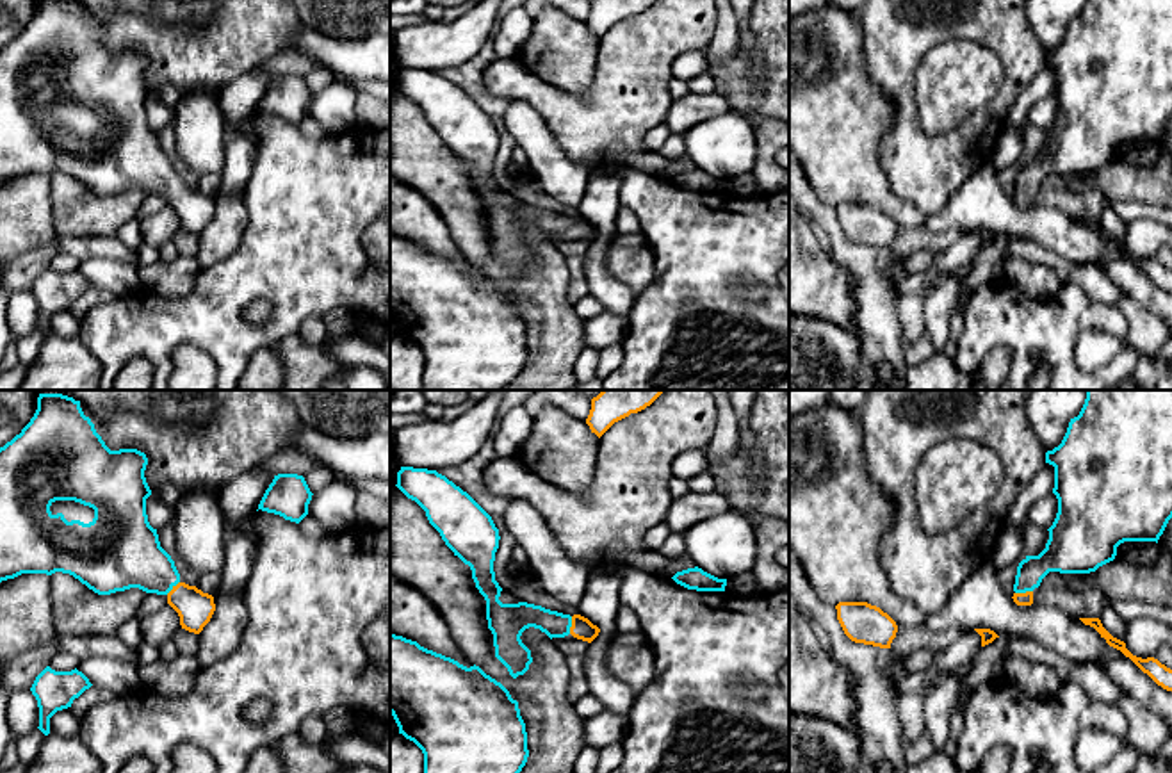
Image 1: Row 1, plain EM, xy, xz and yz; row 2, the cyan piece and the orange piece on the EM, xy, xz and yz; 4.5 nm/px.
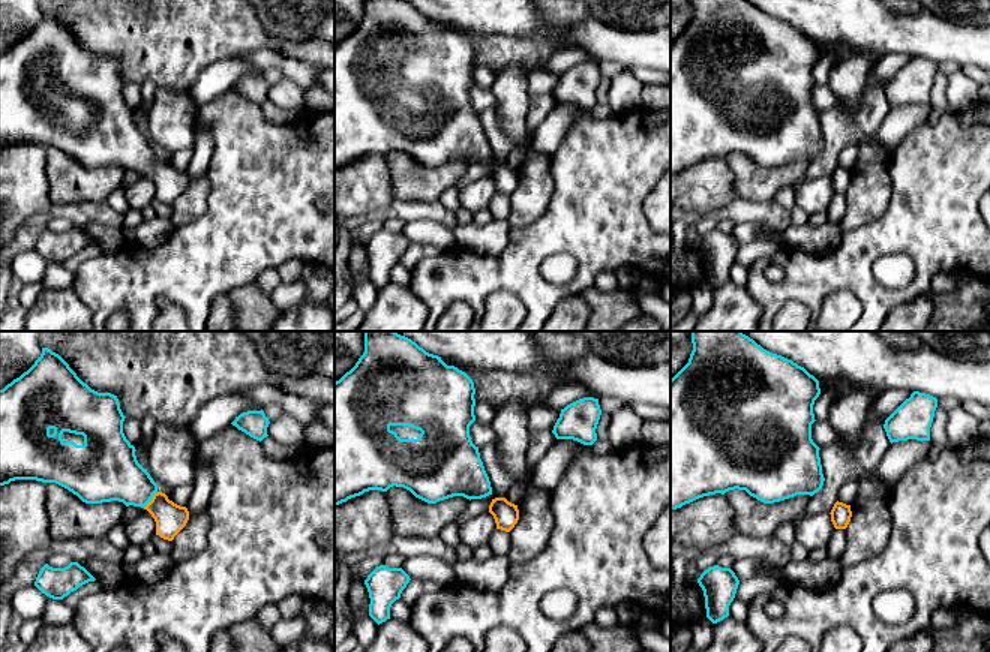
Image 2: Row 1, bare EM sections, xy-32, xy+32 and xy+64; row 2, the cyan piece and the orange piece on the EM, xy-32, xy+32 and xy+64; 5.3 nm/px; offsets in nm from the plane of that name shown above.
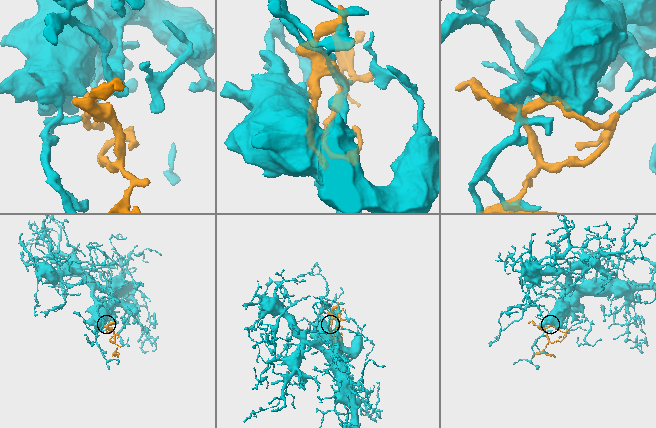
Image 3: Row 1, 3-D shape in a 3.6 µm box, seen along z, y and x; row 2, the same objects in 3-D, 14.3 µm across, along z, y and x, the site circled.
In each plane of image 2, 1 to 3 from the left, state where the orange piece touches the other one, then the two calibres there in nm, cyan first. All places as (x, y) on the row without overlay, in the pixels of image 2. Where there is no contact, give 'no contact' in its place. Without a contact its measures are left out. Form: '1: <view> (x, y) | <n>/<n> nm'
1: xy-32 (150, 164) | 300/160 nm
2: no contact
3: no contact

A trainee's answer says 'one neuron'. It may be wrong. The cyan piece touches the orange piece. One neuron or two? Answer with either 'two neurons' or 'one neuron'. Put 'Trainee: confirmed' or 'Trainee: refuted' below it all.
one neuron
Trainee: confirmed

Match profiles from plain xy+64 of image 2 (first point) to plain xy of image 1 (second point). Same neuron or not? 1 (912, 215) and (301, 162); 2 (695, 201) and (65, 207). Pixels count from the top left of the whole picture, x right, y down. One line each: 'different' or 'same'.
1: same
2: different

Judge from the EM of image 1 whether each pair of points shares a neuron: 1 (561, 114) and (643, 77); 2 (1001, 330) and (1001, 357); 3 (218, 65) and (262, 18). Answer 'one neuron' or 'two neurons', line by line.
1: one neuron
2: two neurons
3: one neuron

